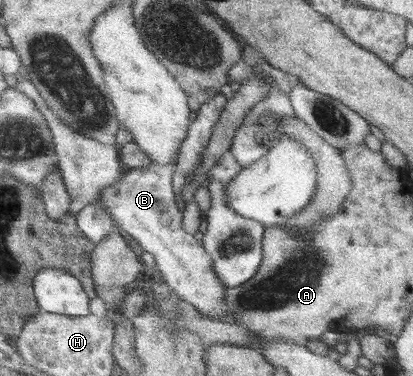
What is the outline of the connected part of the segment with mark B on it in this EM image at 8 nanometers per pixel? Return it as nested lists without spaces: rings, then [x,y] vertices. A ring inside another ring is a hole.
[[[179,156],[172,165],[132,169],[118,184],[104,190],[96,201],[108,209],[124,234],[130,234],[144,251],[153,254],[158,276],[170,285],[177,298],[193,304],[211,320],[235,324],[236,318],[227,300],[228,288],[214,268],[213,256],[203,241],[184,230],[184,211],[180,211],[174,192],[178,159]]]

